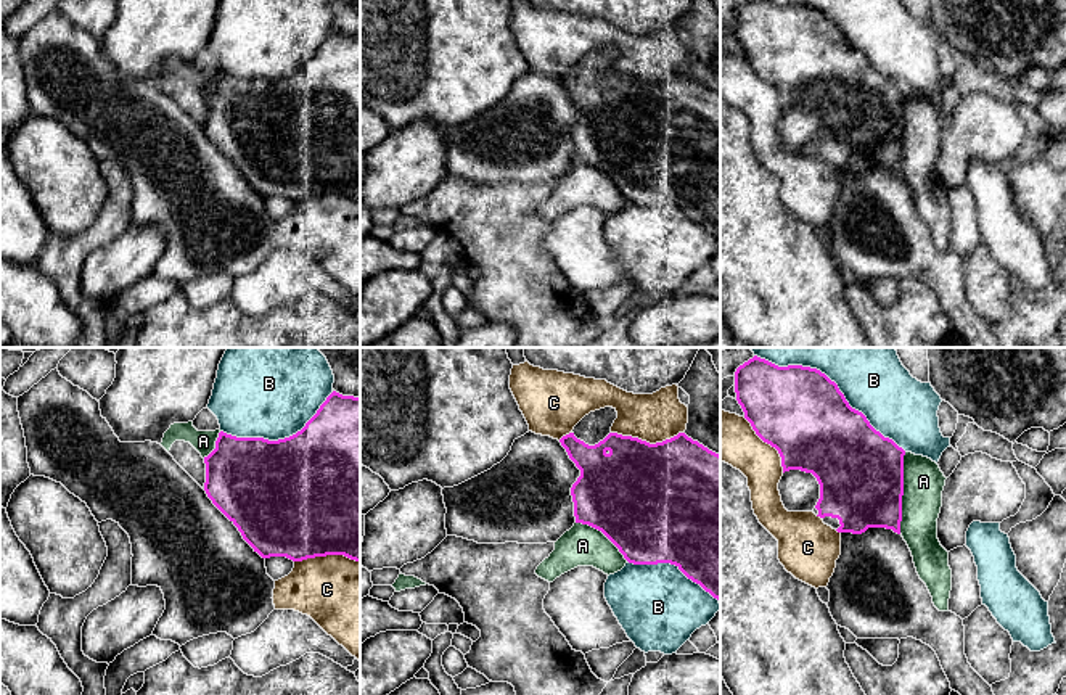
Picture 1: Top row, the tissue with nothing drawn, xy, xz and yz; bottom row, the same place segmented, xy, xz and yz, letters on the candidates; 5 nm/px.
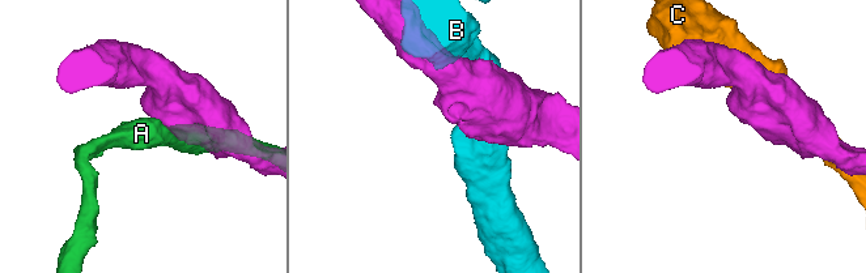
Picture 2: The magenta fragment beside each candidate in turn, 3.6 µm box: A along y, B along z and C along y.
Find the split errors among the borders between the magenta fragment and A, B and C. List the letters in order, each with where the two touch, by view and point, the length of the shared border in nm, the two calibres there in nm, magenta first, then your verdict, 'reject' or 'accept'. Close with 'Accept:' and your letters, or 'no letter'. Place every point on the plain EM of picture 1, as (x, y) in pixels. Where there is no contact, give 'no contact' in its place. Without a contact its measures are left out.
A: yz (902, 132) | 400 nm | 440/200 nm | accept
B: yz (838, 29) | 850 nm | 440/320 nm | reject
C: xz (648, 82) | 360 nm | 500/240 nm | reject
Accept: A

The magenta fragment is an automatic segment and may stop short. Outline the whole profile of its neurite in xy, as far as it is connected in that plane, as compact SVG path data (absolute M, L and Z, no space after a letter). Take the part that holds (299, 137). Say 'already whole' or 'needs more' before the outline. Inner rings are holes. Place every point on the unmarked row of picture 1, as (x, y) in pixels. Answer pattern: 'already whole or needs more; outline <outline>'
already whole; outline M333 31L305 66L285 79L236 77L220 71L204 103L207 137L262 198L302 201L344 195L360 201L360 35Z

